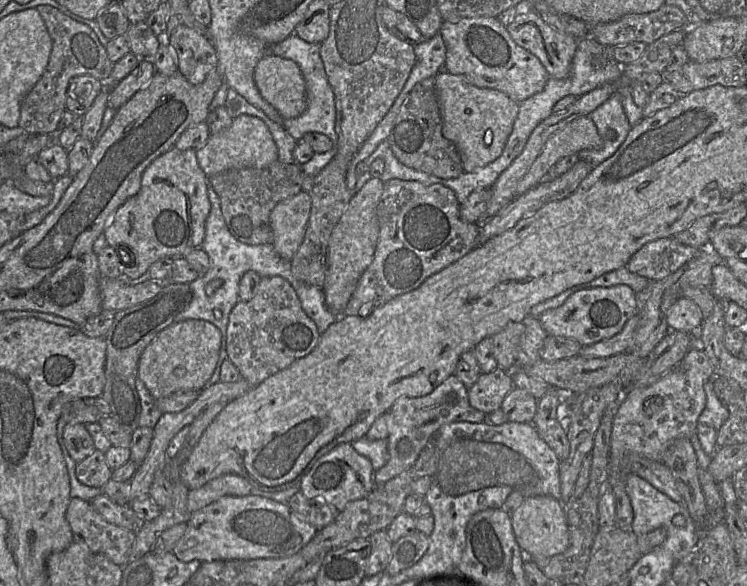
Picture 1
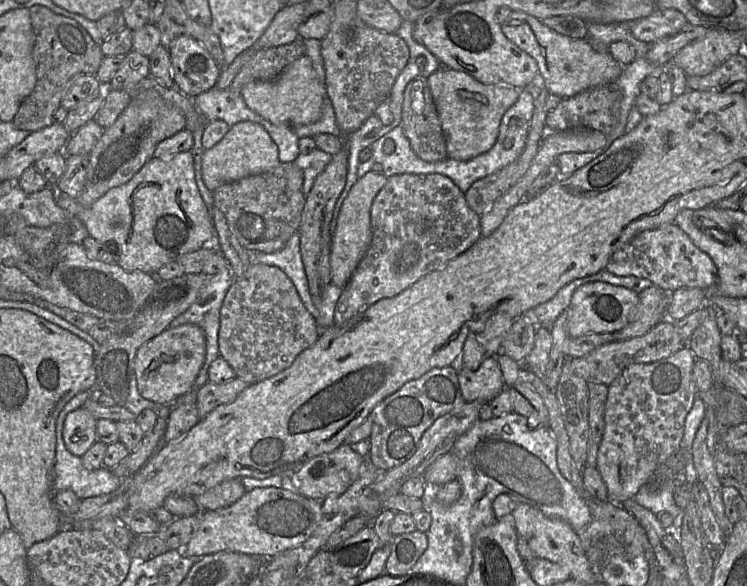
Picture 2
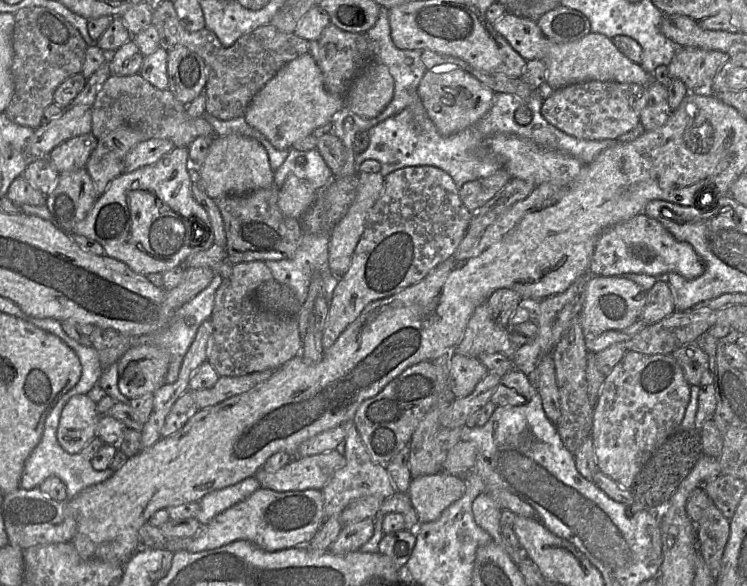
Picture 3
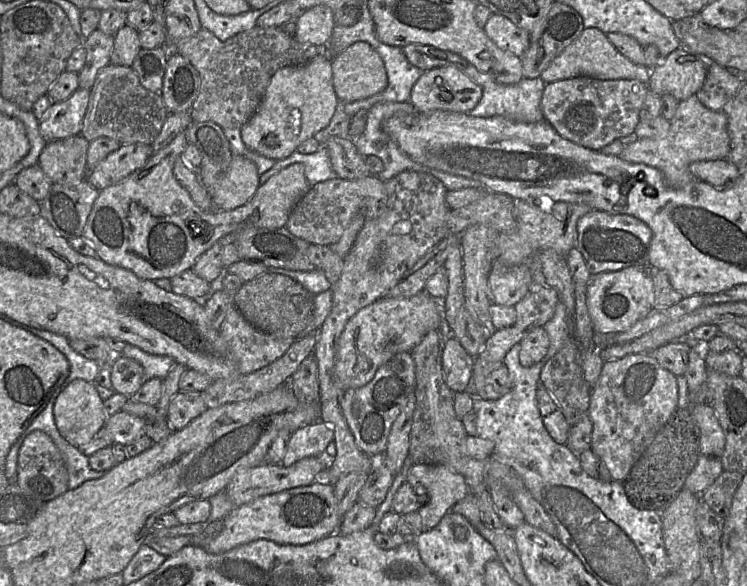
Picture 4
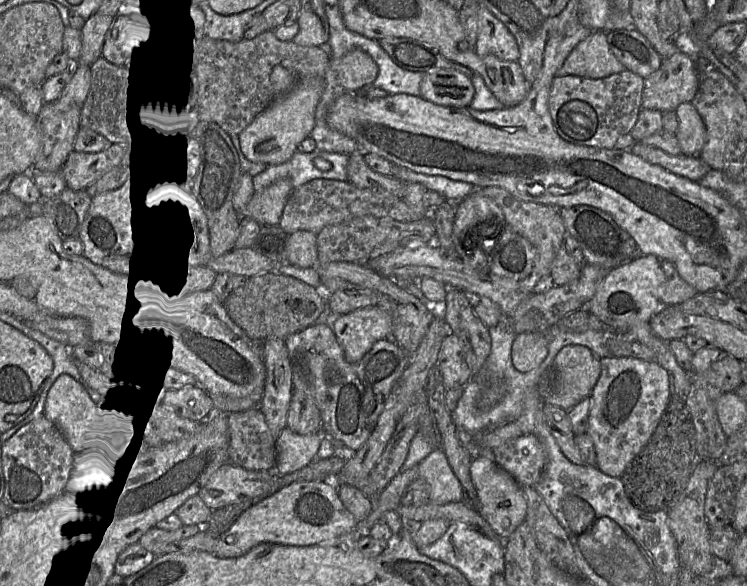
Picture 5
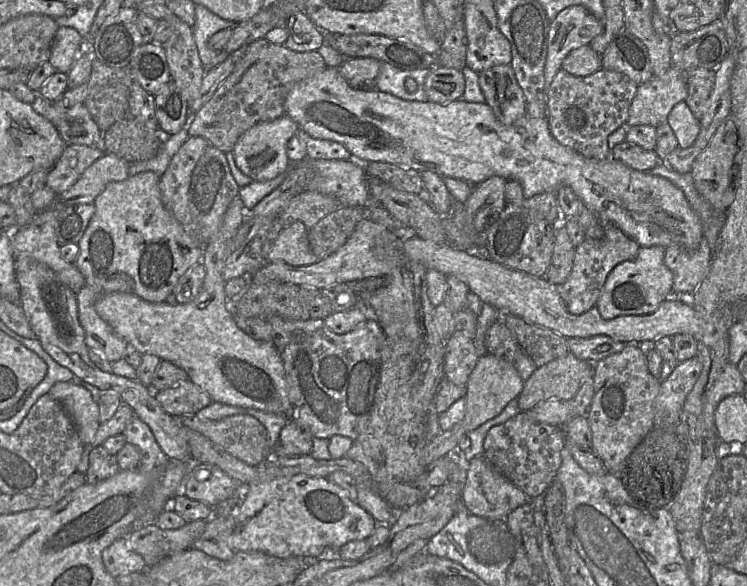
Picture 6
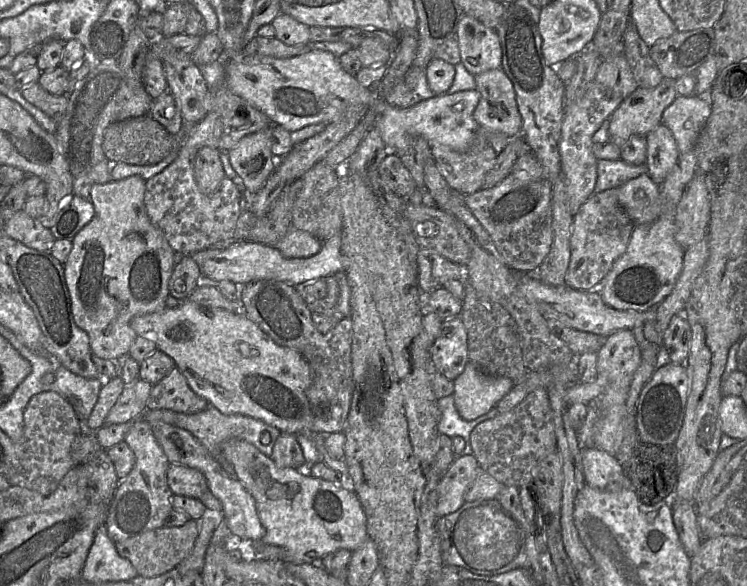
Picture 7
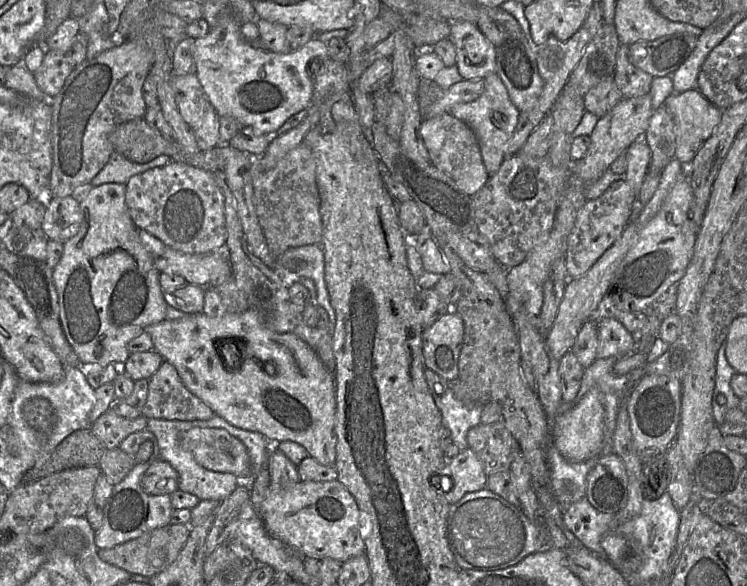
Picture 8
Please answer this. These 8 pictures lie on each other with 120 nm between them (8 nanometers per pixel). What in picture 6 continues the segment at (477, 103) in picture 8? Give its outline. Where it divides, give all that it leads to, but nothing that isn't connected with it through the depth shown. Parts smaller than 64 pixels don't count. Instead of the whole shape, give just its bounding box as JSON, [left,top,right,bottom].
[479,65,526,125]

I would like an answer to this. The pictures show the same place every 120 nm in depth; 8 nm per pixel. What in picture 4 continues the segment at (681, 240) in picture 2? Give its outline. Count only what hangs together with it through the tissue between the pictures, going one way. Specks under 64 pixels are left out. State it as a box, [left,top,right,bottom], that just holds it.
[576,210,653,275]

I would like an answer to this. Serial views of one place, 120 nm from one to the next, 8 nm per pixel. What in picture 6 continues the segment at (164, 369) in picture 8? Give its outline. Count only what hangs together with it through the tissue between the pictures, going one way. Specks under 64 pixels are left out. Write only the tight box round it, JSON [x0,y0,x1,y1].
[154,379,213,417]

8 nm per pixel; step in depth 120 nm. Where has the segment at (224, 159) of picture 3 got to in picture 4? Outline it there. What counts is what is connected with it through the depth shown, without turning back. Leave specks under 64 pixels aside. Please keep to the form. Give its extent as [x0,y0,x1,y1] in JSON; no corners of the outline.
[211,155,260,211]

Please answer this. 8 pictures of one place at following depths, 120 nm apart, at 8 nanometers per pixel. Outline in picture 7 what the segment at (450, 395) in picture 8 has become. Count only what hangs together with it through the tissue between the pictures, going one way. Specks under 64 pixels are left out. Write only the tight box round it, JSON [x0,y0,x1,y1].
[437,395,497,447]

